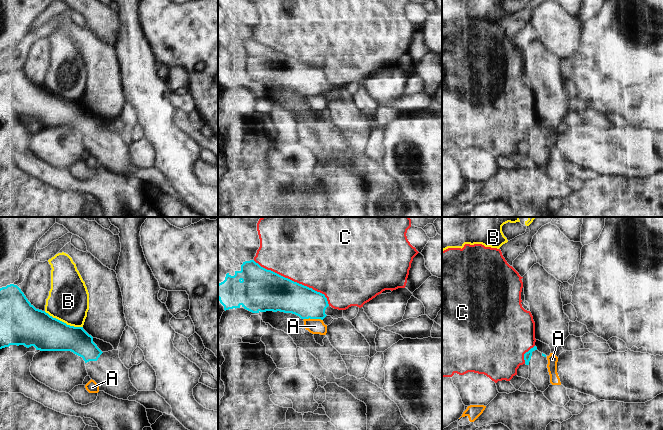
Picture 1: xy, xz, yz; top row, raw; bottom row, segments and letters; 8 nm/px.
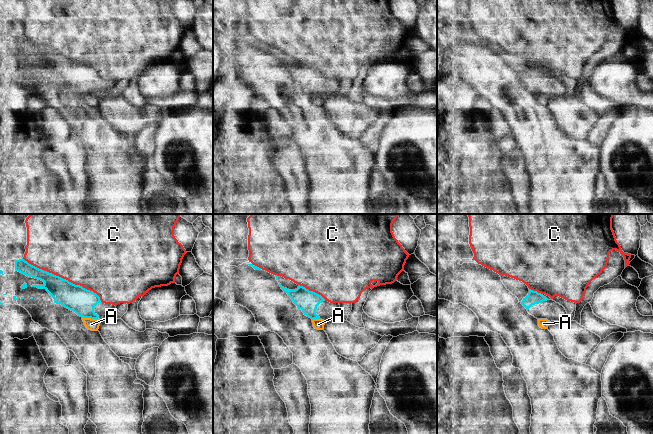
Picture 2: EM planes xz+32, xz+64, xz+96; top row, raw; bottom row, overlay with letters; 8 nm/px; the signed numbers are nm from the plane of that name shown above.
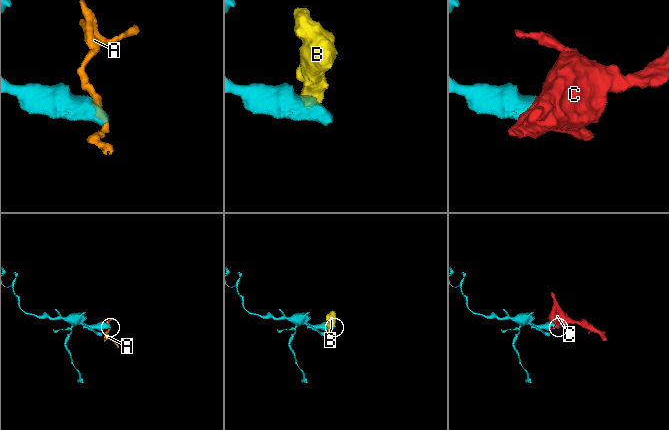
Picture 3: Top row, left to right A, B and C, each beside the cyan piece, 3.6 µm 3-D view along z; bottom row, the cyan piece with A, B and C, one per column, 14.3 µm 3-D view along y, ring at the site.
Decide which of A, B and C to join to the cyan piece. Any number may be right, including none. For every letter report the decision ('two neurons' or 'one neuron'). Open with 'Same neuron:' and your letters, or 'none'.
Same neuron: none
A: two neurons
B: two neurons
C: two neurons

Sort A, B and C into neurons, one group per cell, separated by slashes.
A / B / C

